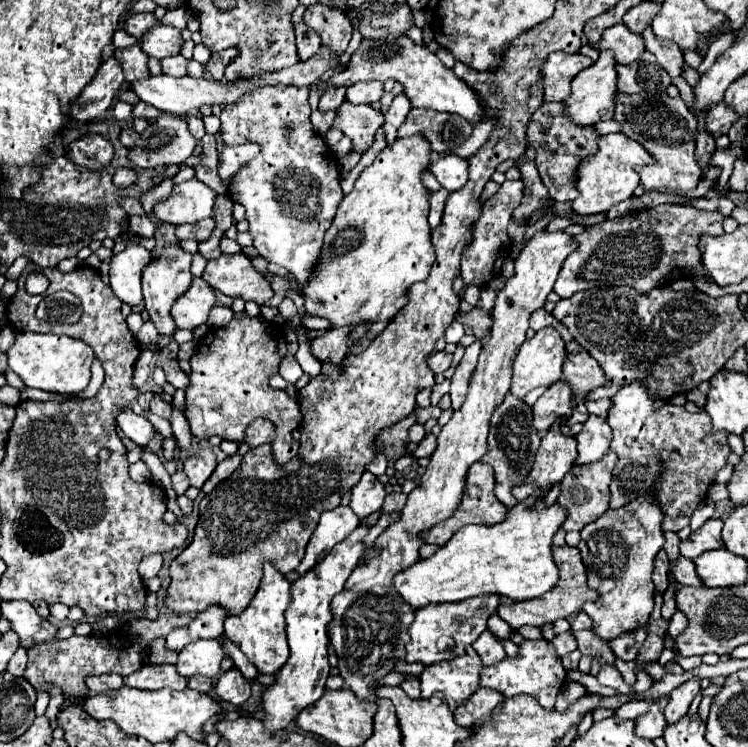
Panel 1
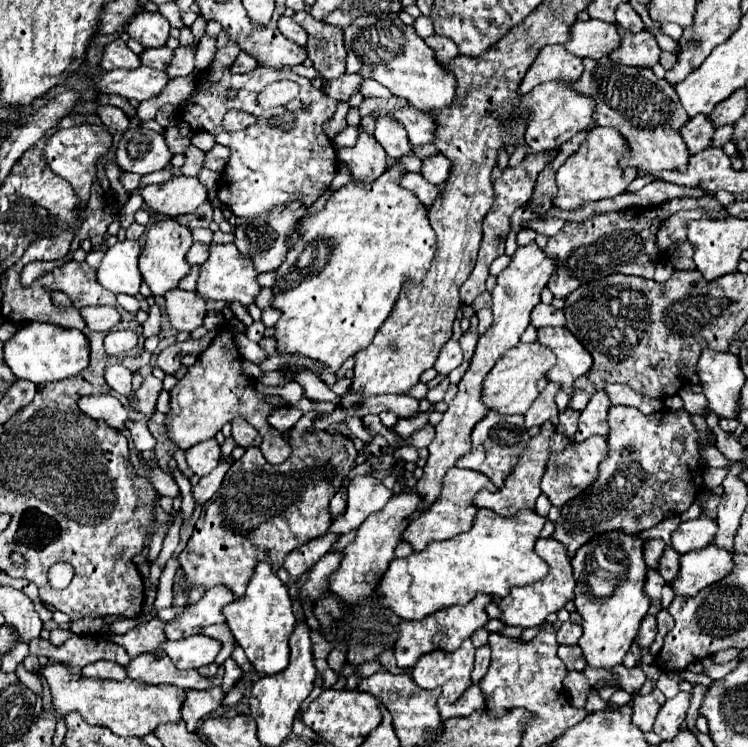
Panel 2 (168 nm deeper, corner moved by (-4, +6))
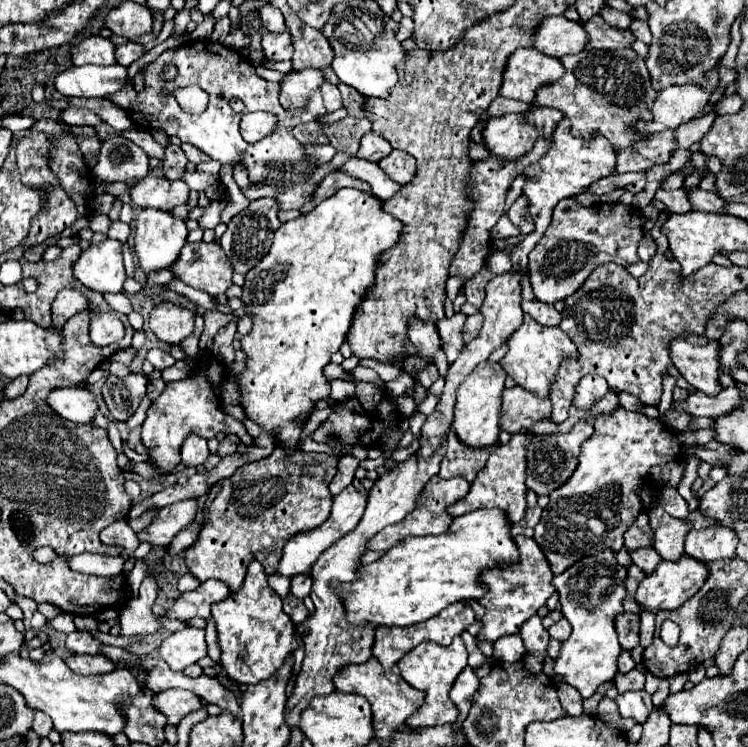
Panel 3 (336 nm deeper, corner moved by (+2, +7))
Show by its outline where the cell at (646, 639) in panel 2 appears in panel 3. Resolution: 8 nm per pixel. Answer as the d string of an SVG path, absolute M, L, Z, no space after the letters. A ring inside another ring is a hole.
M622 613L616 617L616 631L622 649L634 649L638 647L640 639L640 617L634 613Z

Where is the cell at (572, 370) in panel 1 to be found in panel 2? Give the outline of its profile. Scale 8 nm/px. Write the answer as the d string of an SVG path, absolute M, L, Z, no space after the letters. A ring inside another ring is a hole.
M538 328L538 342L556 354L556 366L546 372L546 378L560 384L554 400L558 410L564 412L568 398L572 396L572 384L578 376L588 372L592 366L592 356L568 332L568 328Z

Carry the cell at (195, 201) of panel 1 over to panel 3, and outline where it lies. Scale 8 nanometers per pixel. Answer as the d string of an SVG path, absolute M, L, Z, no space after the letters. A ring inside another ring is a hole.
M144 177L136 181L130 189L132 203L136 207L154 207L162 211L170 211L190 197L190 187L184 181L170 181L166 177Z

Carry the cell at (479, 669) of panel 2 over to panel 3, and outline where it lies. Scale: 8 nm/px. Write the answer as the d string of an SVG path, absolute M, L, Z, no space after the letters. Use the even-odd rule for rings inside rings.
M464 667L462 675L458 675L458 679L456 679L456 683L454 683L452 691L450 691L450 699L452 699L452 701L456 703L456 707L460 709L460 717L458 717L458 721L454 723L454 727L460 727L462 721L466 719L466 715L468 715L468 711L470 711L472 697L474 697L474 693L478 691L478 683L480 683L480 679L478 679L478 675L476 675L476 671L474 671L472 667Z

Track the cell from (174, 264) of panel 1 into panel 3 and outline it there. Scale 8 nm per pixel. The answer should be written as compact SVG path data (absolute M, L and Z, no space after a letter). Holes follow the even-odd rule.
M144 209L136 217L136 255L140 269L150 275L162 271L178 259L186 245L188 229L182 219L174 219L168 211Z

